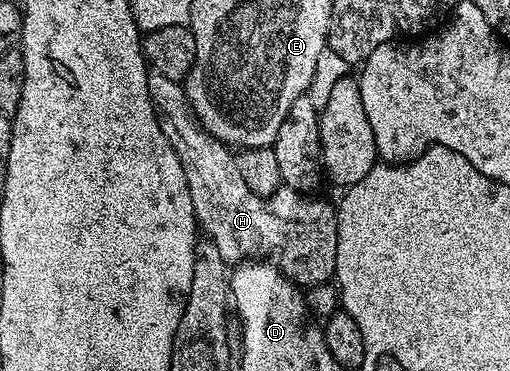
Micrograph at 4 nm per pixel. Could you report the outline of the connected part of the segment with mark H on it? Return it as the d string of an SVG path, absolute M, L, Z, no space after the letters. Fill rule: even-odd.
M151 71L147 80L160 130L164 130L168 146L172 146L176 158L180 158L180 166L184 166L188 194L192 194L194 219L201 235L214 243L227 265L237 266L257 258L262 262L269 261L289 280L307 289L316 284L331 283L336 270L338 241L335 205L307 199L303 193L285 186L265 198L252 194L248 182L244 182L240 170L236 170L235 153L216 137L209 136L194 117L185 87L156 71Z

